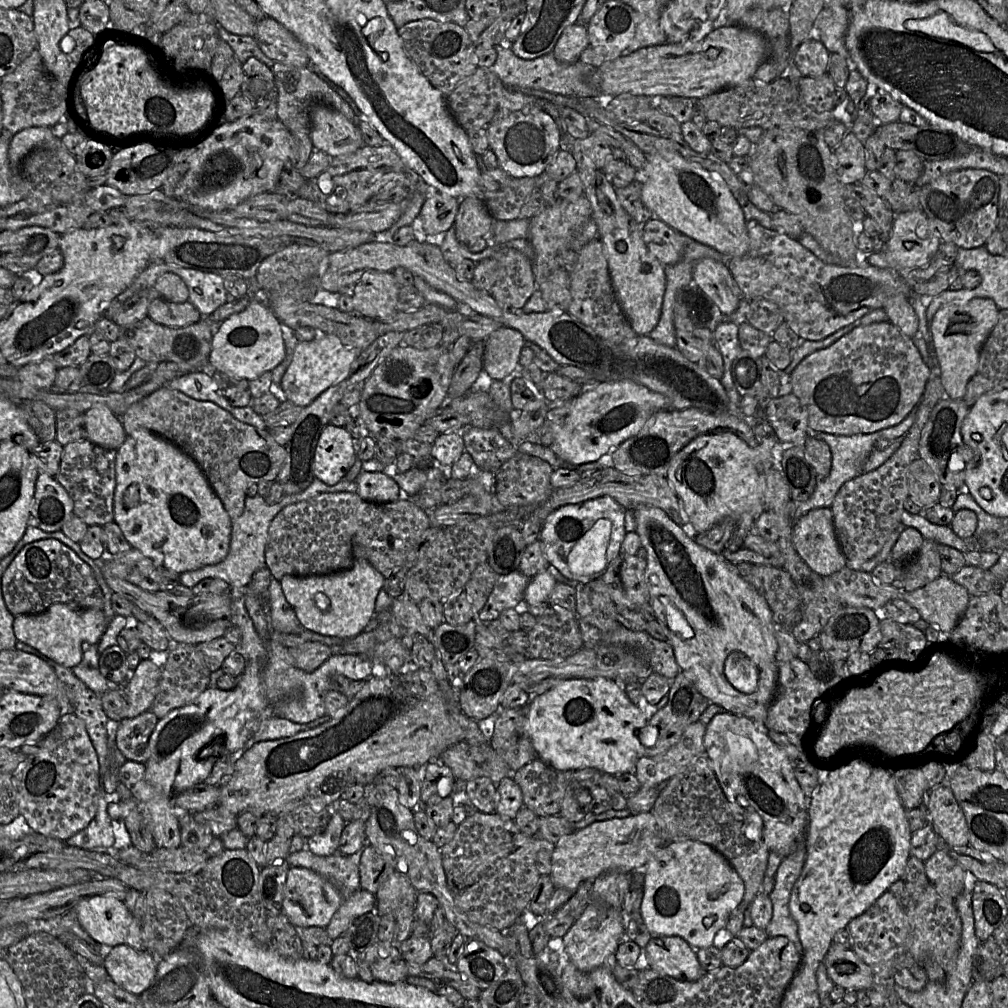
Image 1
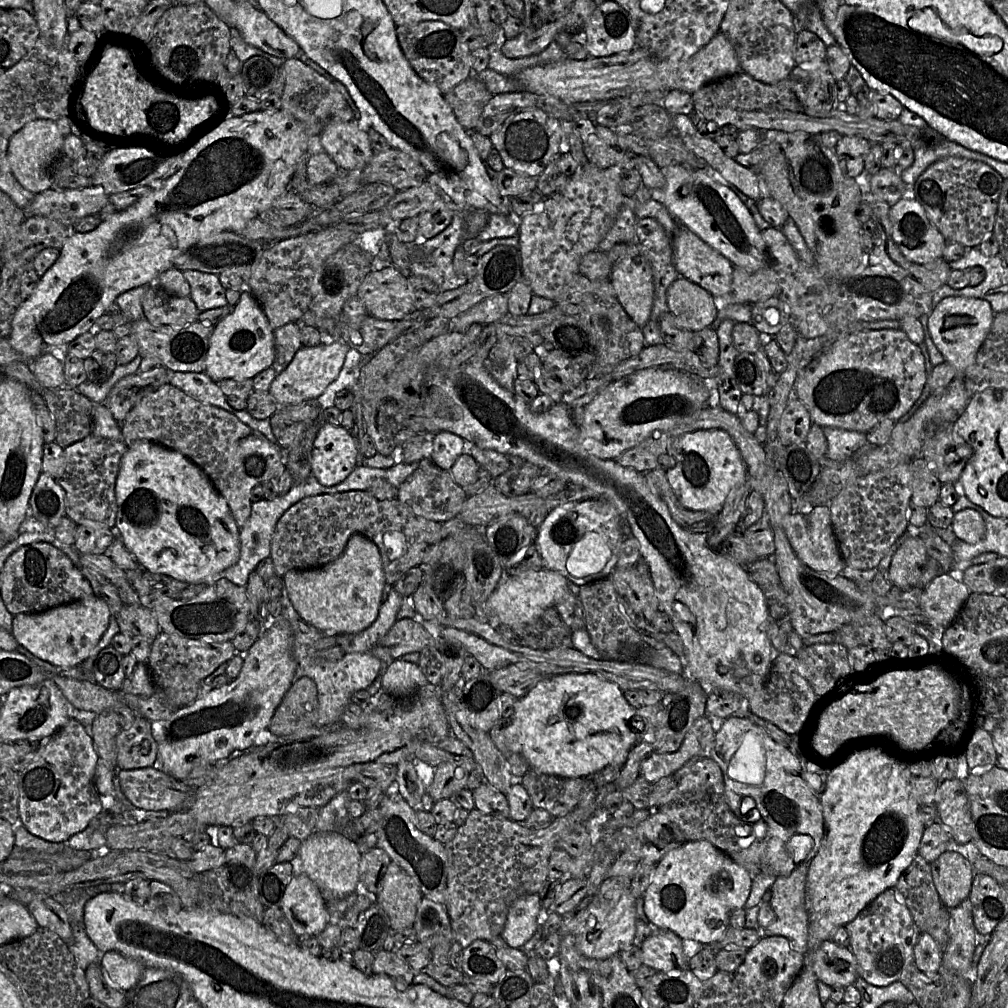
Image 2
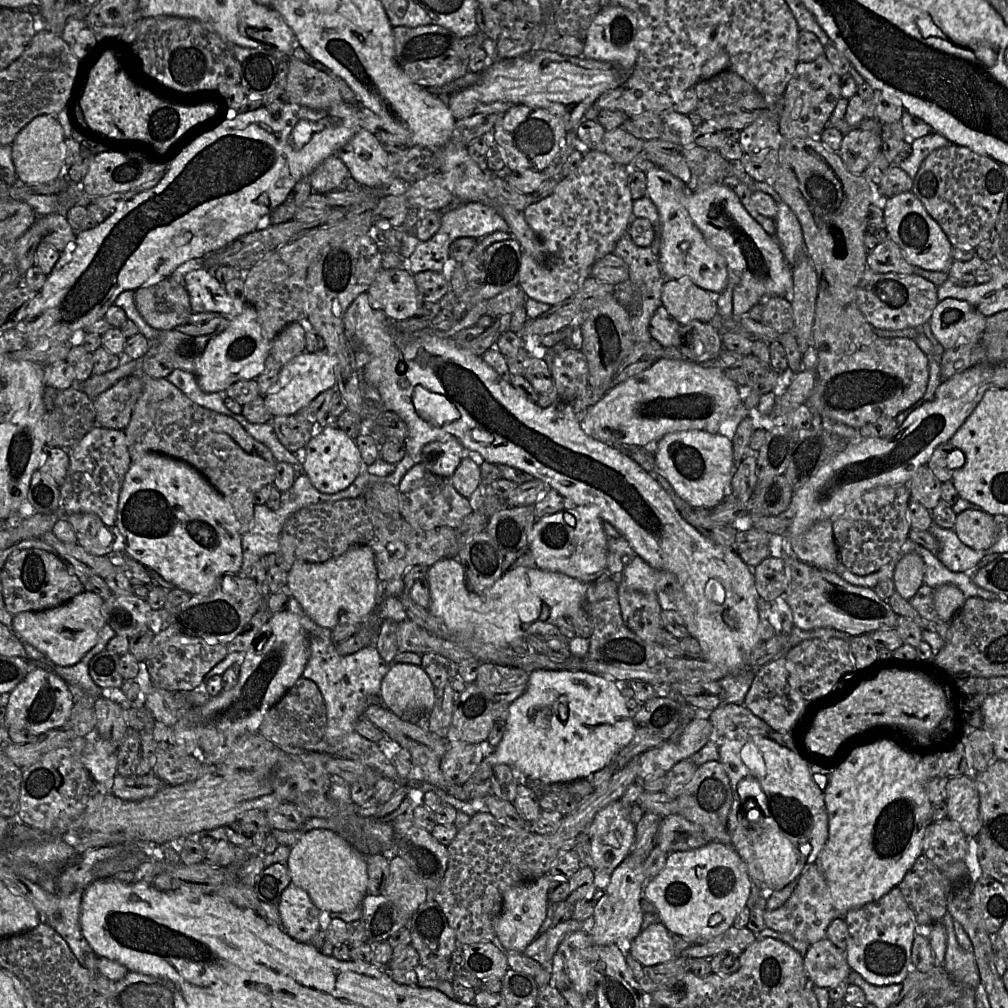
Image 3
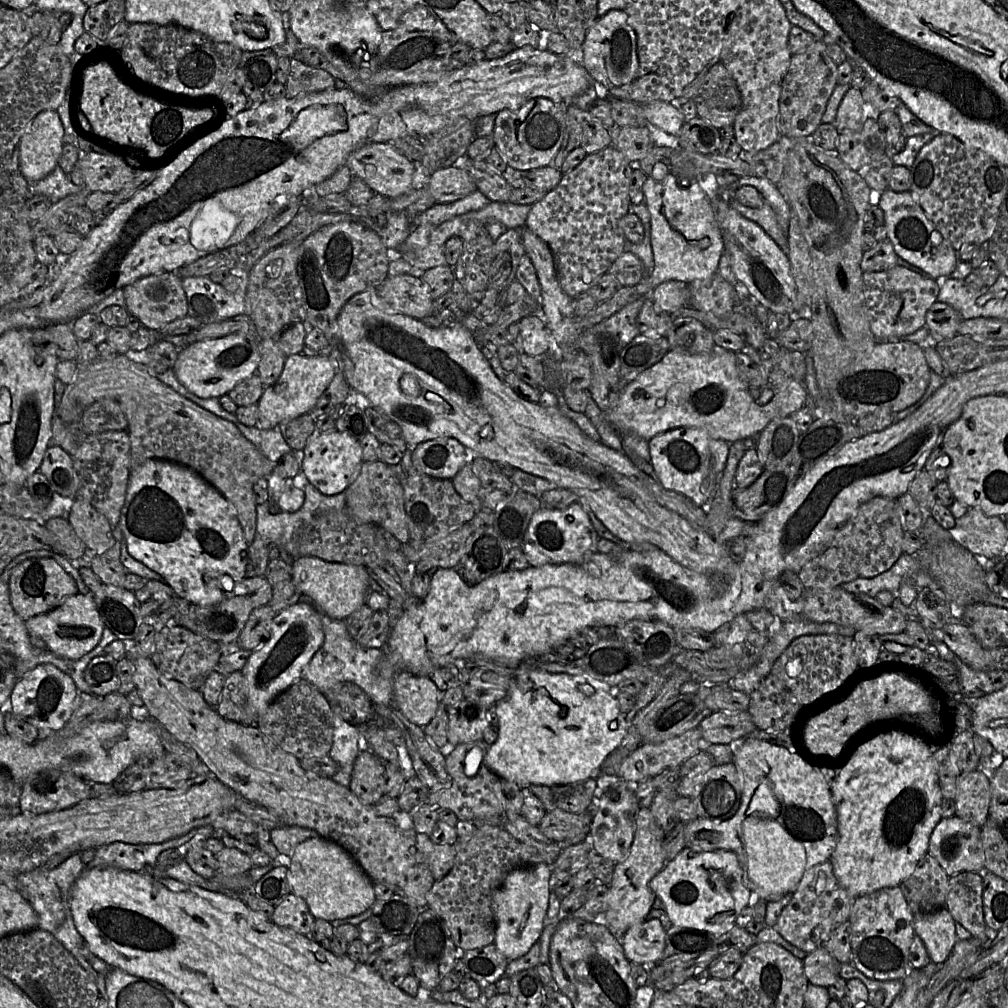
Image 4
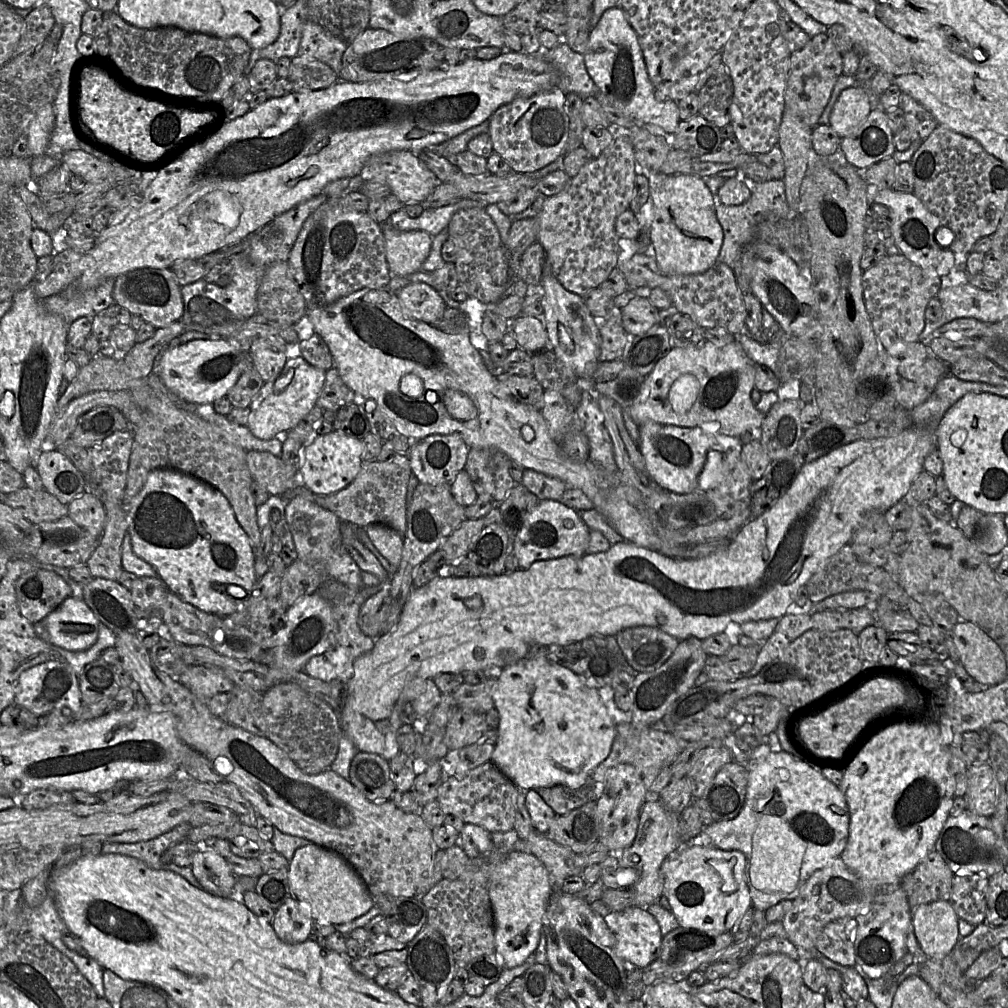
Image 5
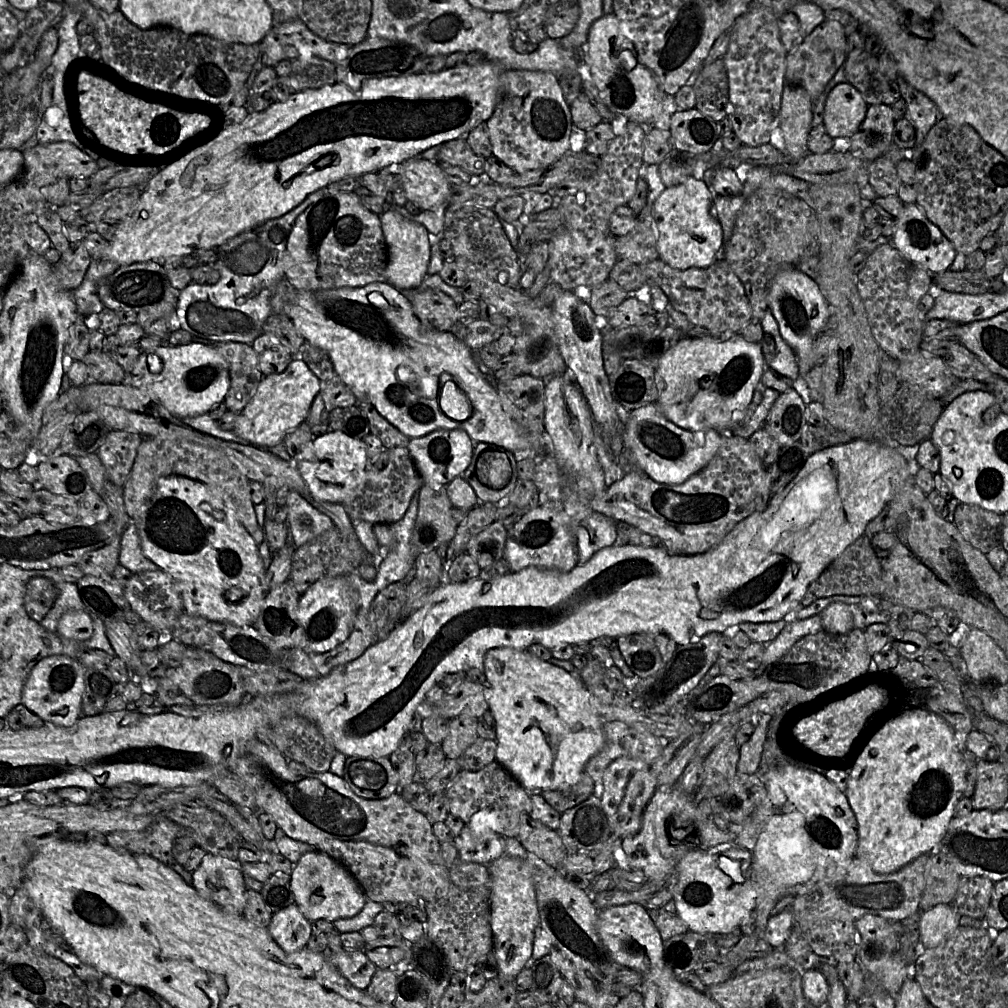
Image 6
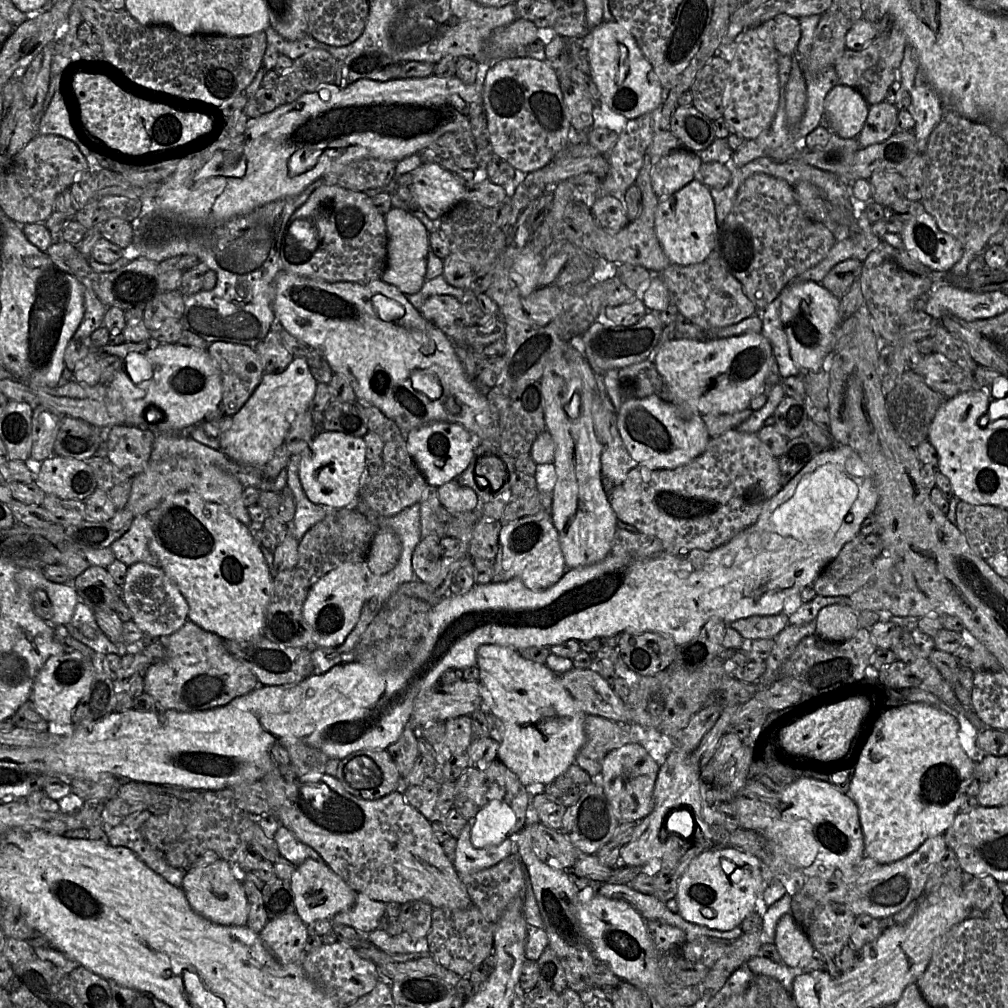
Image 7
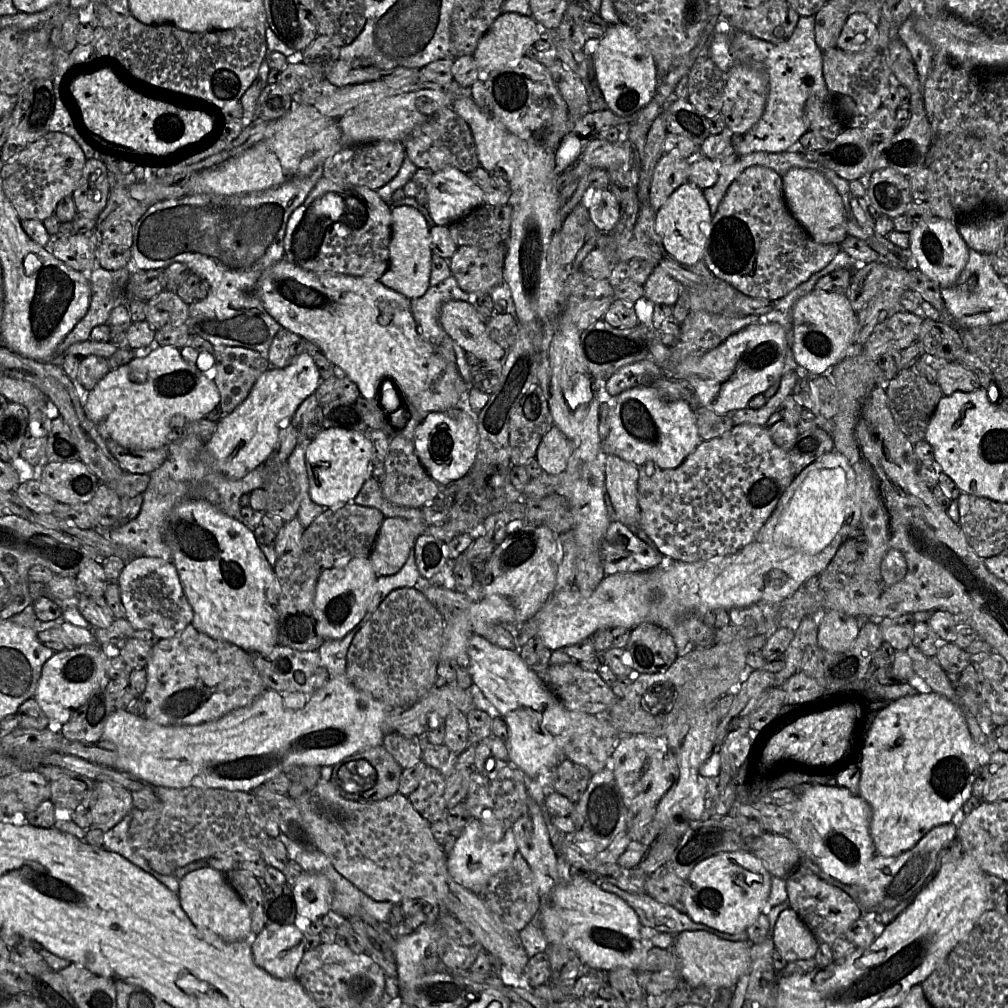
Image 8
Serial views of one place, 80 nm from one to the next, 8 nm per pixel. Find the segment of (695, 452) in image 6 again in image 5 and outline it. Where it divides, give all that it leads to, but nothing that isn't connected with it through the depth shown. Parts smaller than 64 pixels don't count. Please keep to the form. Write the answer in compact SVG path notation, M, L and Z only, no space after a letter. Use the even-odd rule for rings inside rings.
M645 422L639 426L638 447L645 459L647 469L657 484L666 491L675 494L688 494L698 486L698 478L707 462L710 451L722 455L724 447L716 433L702 427L678 427Z

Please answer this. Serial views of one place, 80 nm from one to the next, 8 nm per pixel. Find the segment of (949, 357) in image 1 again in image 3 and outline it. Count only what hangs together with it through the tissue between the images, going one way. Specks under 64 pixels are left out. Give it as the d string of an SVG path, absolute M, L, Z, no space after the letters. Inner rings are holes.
M939 301L930 318L930 328L944 349L981 342L986 317L966 301Z

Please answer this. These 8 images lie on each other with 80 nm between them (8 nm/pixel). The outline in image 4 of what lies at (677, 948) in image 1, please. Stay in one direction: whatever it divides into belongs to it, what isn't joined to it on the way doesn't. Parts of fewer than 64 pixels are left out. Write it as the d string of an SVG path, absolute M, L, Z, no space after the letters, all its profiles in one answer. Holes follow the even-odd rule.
M645 919L622 936L626 958L649 969L658 964L665 949L666 932L659 919Z

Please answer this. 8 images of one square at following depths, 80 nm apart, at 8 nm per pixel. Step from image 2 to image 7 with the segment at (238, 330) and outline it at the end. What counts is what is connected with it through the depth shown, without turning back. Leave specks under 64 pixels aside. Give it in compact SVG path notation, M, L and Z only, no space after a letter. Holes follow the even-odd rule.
M158 343L156 347L146 351L128 354L124 365L122 363L122 367L107 385L119 394L119 400L125 410L126 425L147 428L145 412L150 406L155 406L163 414L162 421L158 424L160 431L179 432L199 424L204 421L207 413L218 408L222 400L220 371L208 350L186 347L178 343Z

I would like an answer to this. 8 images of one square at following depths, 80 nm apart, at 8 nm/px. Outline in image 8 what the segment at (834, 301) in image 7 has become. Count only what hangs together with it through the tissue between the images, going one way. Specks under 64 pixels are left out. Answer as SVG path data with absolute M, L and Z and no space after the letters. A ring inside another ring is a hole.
M812 290L802 298L800 298L794 305L792 309L792 352L796 363L799 368L803 368L810 375L819 376L823 375L824 372L829 368L837 365L842 361L851 351L851 344L853 343L853 337L856 332L857 327L857 316L856 312L852 309L851 304L846 296L846 294L839 294L834 292L816 291Z

